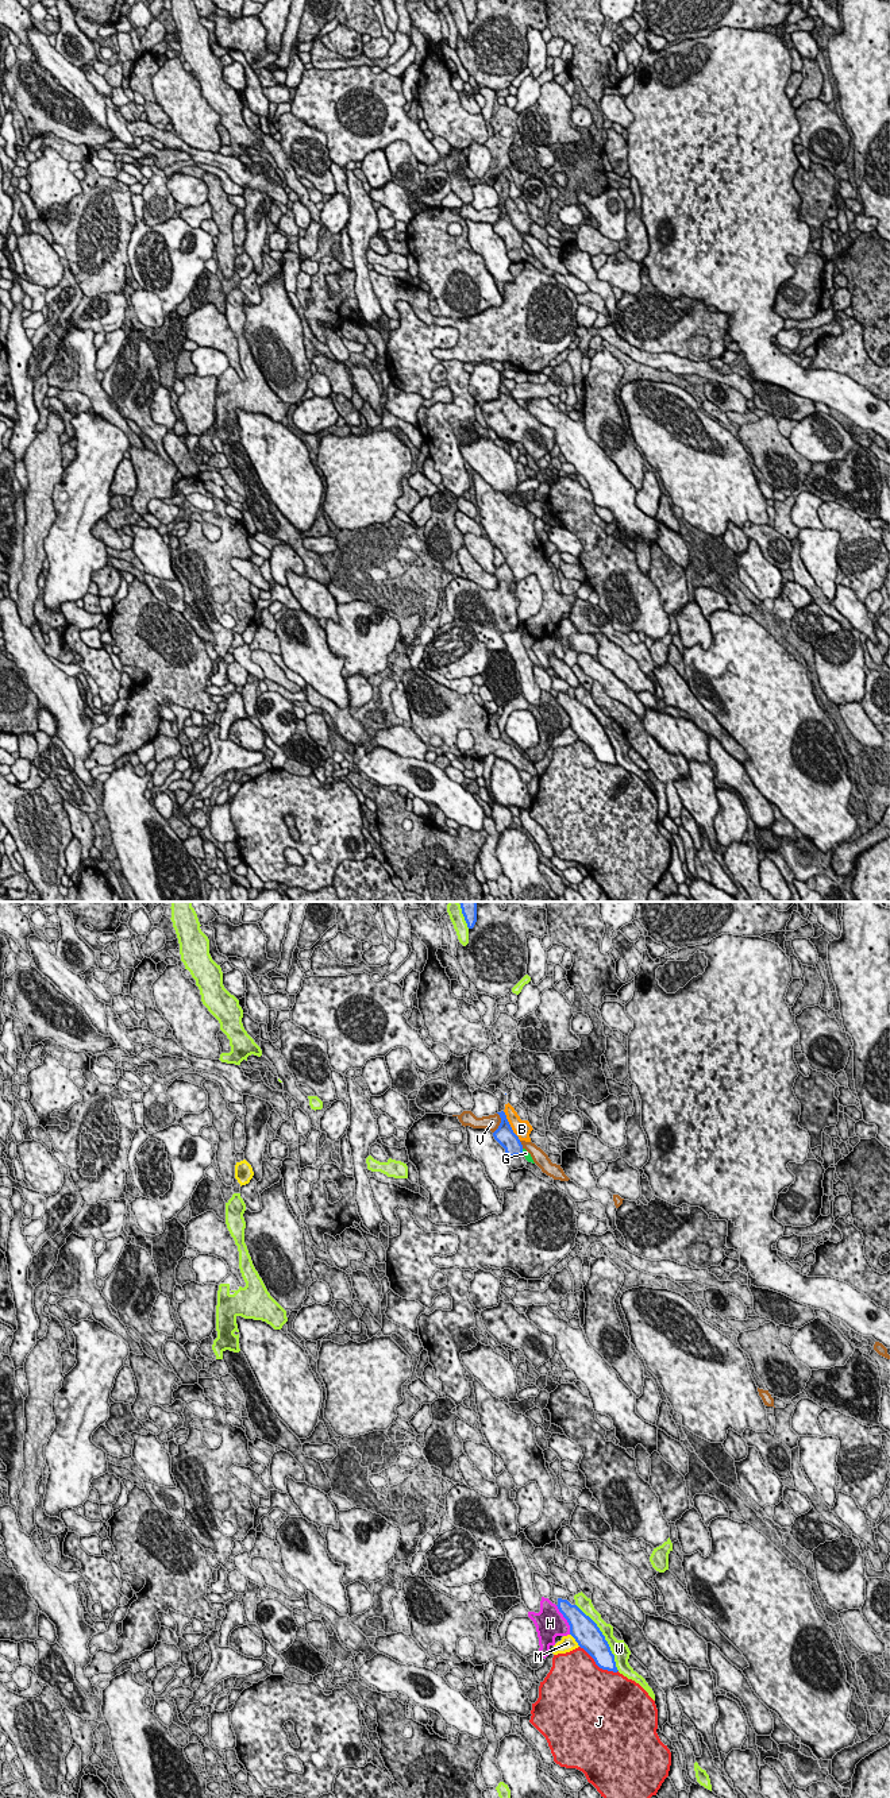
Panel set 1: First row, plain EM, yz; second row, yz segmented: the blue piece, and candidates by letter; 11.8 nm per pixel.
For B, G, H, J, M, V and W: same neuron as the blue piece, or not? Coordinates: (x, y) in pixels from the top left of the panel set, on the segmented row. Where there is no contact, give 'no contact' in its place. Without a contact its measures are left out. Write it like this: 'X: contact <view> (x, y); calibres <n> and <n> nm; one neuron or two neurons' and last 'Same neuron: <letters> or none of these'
B: contact yz (509, 1126); calibres 220 and 200 nm; two neurons
G: contact yz (521, 1152); calibres 220 and 70 nm; two neurons
H: contact yz (566, 1619); calibres 320 and 360 nm; two neurons
J: contact yz (598, 1666); calibres 280 and 500 nm; two neurons
M: contact yz (576, 1640); calibres 320 and 190 nm; two neurons
V: contact yz (500, 1123); calibres 220 and 190 nm; two neurons
W: contact yz (604, 1638); calibres 320 and 200 nm; two neurons
Same neuron: none of these

